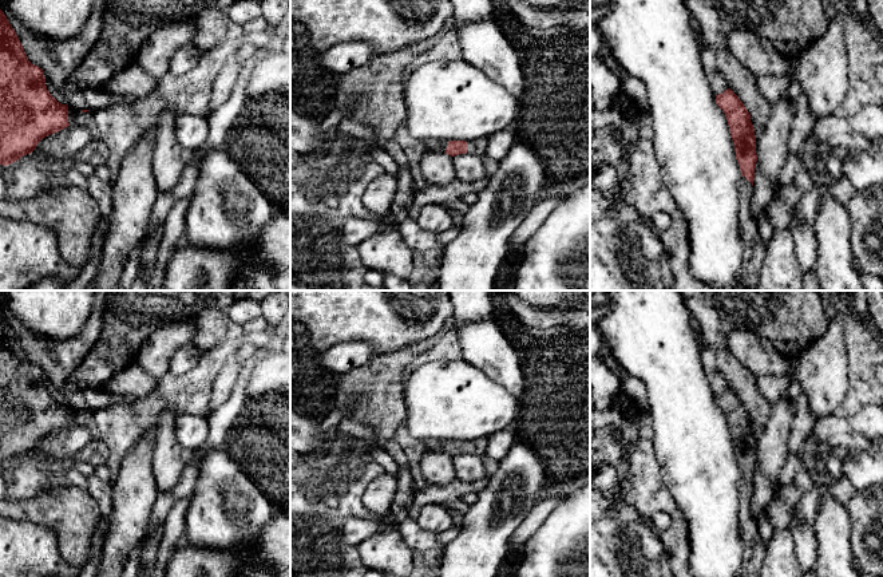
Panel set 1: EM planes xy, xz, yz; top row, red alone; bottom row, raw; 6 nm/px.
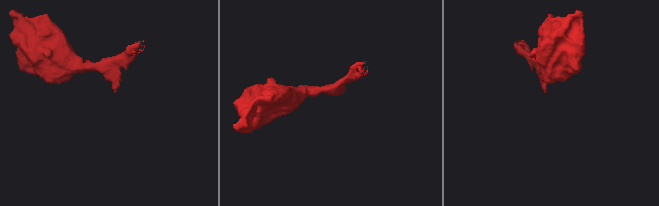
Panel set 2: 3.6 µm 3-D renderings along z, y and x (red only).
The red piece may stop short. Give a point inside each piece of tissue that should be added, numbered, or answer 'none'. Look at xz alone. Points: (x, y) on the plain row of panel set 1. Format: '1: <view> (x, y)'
1: xz (432, 445)

